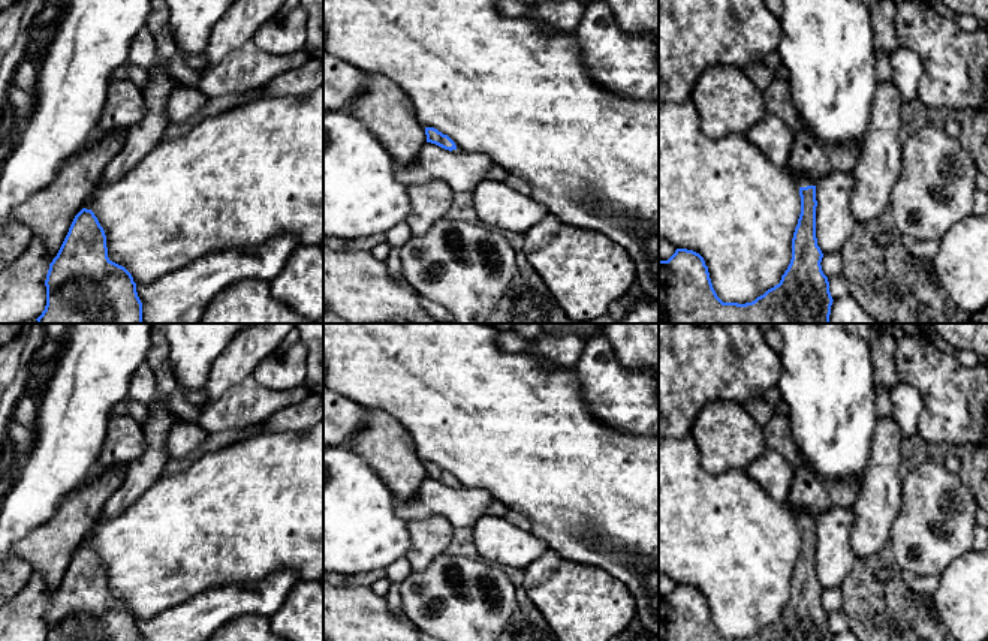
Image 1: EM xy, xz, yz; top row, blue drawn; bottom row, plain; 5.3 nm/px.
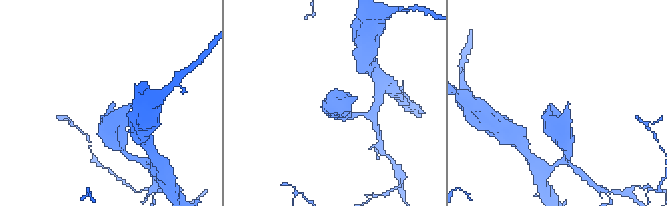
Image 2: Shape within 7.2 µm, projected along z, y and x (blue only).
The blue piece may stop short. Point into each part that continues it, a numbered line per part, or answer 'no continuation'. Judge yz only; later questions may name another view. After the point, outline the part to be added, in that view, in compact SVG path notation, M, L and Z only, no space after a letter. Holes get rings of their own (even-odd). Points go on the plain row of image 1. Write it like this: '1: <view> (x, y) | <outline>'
1: yz (803, 515) | M796 509L795 517L798 523L814 521L813 517L805 509Z

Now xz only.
no continuation

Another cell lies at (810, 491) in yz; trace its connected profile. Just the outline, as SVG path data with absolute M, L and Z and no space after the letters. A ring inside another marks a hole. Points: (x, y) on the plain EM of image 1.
M799 464L793 472L786 506L793 512L805 509L816 520L832 506L852 508L859 488L861 482L856 479L825 481L808 466Z

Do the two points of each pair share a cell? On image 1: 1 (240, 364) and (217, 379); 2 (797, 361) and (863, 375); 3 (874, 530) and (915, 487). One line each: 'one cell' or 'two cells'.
1: one cell
2: one cell
3: two cells

